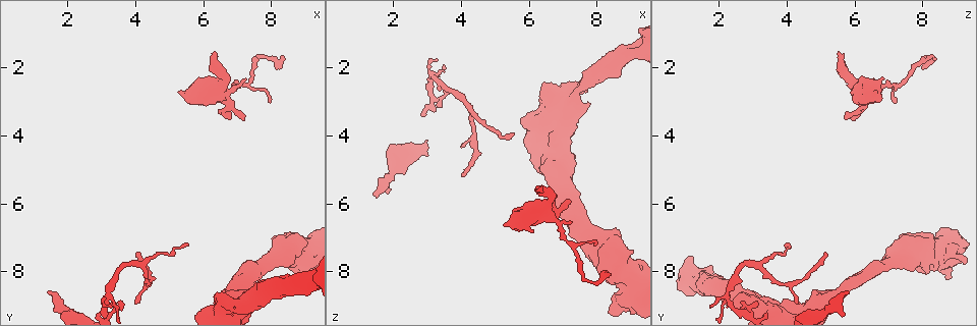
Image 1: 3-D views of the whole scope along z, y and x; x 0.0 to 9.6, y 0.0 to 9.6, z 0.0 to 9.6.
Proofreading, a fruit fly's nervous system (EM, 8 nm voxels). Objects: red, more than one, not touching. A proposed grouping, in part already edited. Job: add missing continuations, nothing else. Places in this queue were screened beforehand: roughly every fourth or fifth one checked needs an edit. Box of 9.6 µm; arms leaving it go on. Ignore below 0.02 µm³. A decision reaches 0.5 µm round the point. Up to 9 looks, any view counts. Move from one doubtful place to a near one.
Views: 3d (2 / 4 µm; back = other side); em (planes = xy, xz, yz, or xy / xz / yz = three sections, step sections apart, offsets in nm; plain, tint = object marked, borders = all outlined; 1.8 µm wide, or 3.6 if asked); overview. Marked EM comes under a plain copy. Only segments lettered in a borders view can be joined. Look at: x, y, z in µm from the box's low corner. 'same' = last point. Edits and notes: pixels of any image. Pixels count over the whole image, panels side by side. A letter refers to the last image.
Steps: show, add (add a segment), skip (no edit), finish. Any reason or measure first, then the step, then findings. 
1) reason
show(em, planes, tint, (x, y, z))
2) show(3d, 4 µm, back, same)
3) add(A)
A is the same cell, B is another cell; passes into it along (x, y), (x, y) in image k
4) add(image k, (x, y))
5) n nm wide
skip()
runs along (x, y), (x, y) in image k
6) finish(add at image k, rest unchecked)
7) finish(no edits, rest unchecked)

an open end
show(em, xy, step 16, borders, (1.40, 8.65, 5.75))

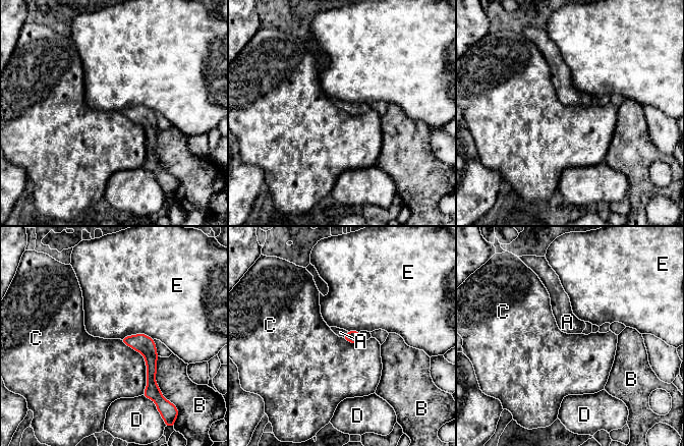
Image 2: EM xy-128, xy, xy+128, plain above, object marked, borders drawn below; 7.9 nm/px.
show(em, planes, borders, same)

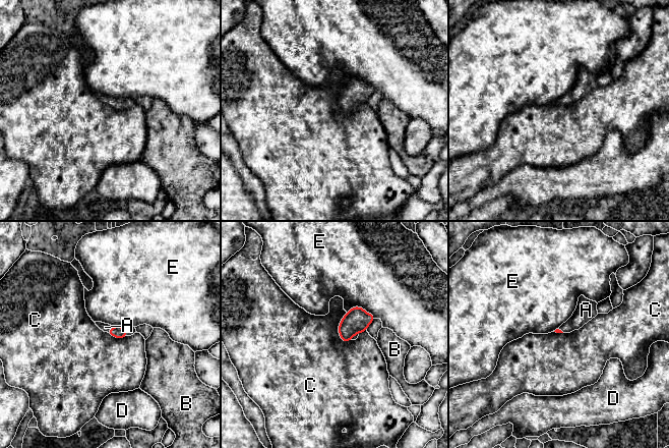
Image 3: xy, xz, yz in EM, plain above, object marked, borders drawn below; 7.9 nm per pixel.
add(A)
A is the same cell, B, C, D and E are other cells; passes into it along (119, 332), (110, 329), (105, 327) in image 3; it goes on there

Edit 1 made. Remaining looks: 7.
redraw
show(overview)

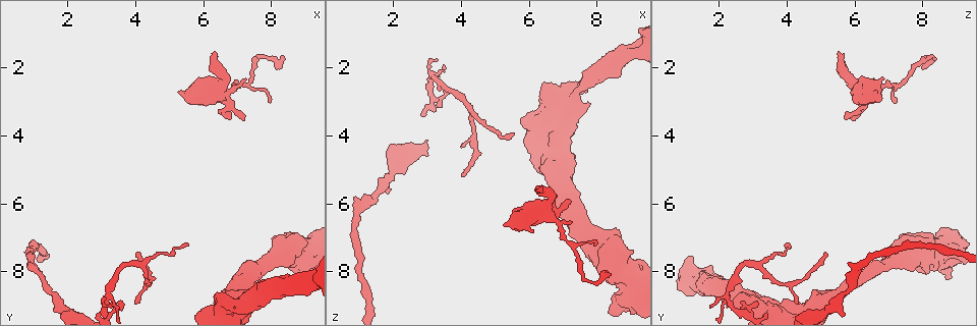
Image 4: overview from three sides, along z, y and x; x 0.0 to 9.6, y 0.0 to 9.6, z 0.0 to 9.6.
closes a loop
show(em, planes, borders, (7.15, 8.85, 3.00))

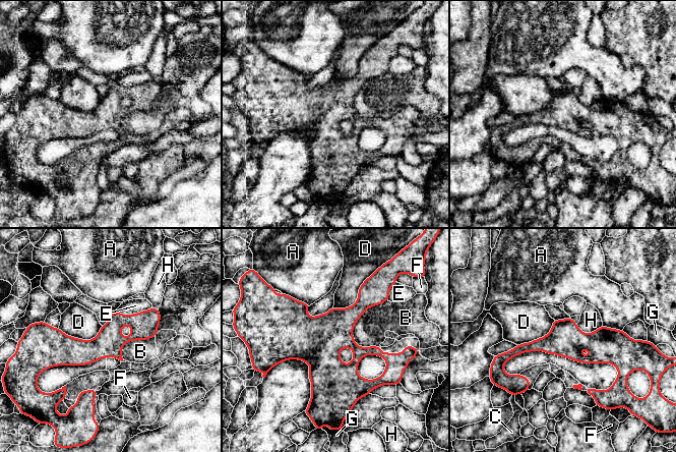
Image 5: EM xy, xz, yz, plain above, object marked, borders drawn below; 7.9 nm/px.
220 nm wide
skip()
A, B, C, D, E, F, G and H are other cells; border along (272, 366), (309, 365), (307, 407) in image 5; none of them fits

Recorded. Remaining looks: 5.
an open end
show(em, planes, borders, (6.30, 1.55, 5.60))

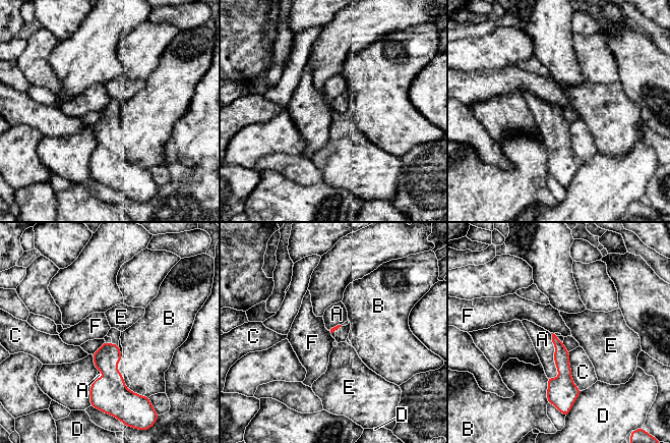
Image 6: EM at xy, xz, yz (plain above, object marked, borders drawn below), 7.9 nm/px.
add(A)
A is the same cell, B, C, D, E and F are other cells; it goes on there

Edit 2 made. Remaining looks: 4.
finish(add at image 3, add at image 6, rest unchecked)

